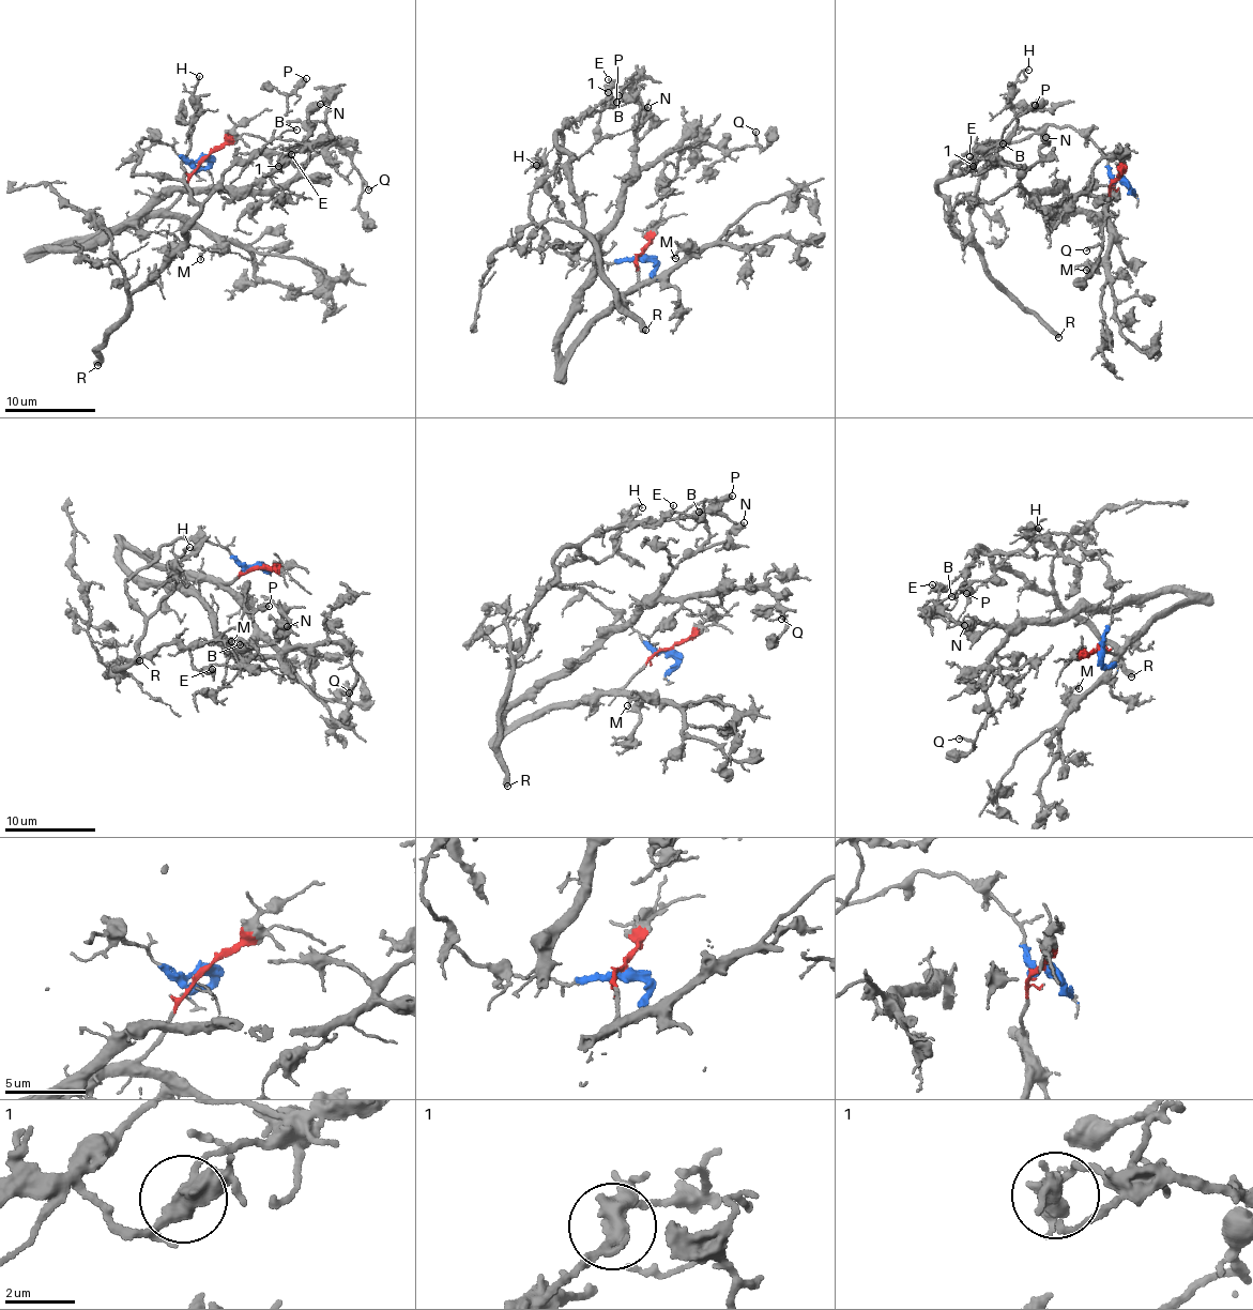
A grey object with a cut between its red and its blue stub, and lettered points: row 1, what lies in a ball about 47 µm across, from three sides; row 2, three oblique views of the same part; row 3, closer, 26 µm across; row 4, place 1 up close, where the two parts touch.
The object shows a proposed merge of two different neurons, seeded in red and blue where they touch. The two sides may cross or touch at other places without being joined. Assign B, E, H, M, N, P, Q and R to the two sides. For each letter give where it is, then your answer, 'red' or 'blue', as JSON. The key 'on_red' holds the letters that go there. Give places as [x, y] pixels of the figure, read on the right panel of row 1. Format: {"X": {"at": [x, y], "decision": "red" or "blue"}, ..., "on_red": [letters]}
{"B": {"at": [1003, 143], "decision": "blue"}, "E": {"at": [969, 156], "decision": "blue"}, "H": {"at": [1028, 70], "decision": "blue"}, "M": {"at": [1086, 270], "decision": "red"}, "N": {"at": [1045, 137], "decision": "red"}, "P": {"at": [1035, 105], "decision": "blue"}, "Q": {"at": [1086, 250], "decision": "red"}, "R": {"at": [1058, 337], "decision": "blue"}, "on_red": ["M", "N", "Q"]}

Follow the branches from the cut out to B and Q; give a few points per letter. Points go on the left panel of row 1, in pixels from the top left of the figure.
B: (207, 157), (187, 162), (143, 139), (134, 173), (170, 177), (199, 203), (234, 164), (298, 128)
Q: (207, 157), (165, 208), (48, 247), (75, 250), (163, 194), (295, 180), (338, 142), (368, 191)

